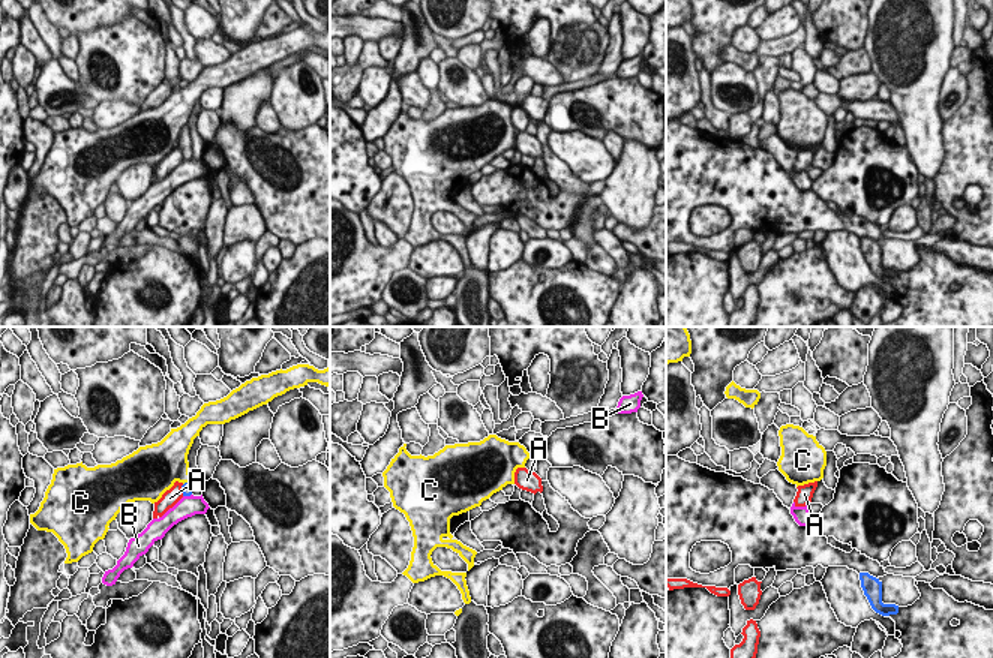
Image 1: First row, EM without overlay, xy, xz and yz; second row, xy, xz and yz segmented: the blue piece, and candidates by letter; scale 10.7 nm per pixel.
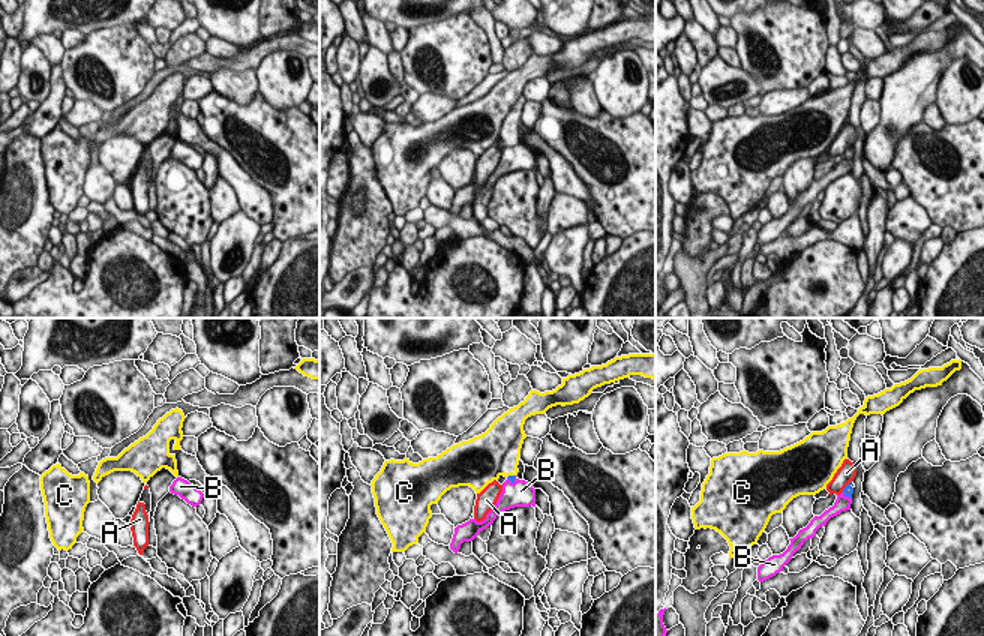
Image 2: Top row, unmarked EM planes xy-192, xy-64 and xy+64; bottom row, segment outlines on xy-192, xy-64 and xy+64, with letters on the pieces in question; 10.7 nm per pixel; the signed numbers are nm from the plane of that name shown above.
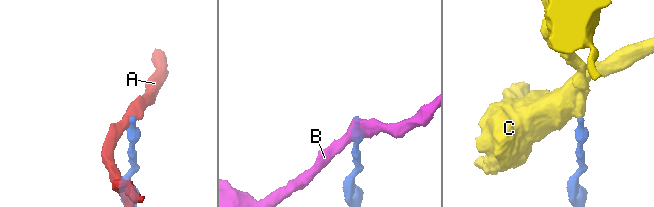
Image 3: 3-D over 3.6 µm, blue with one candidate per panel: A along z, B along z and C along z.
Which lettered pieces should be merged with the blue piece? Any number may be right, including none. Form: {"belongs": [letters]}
{"belongs": ["C"]}

